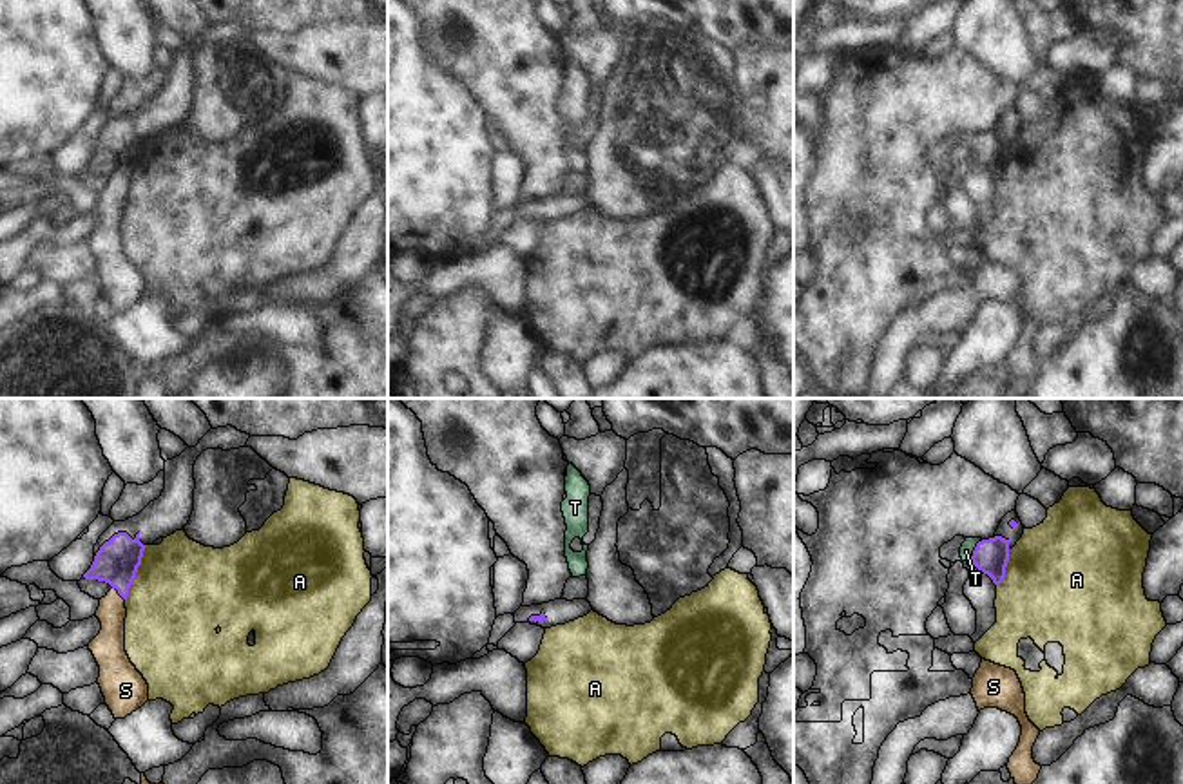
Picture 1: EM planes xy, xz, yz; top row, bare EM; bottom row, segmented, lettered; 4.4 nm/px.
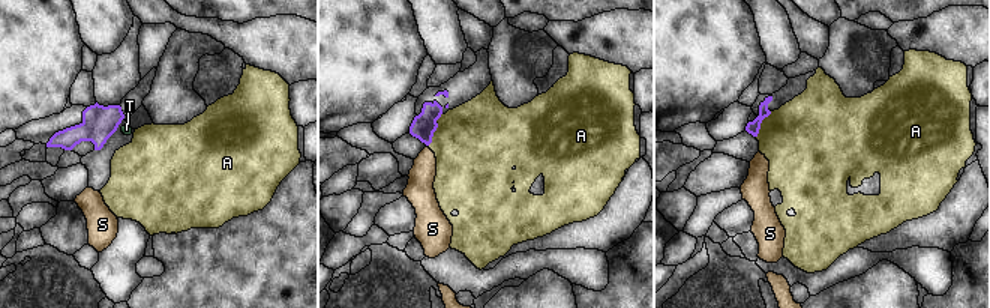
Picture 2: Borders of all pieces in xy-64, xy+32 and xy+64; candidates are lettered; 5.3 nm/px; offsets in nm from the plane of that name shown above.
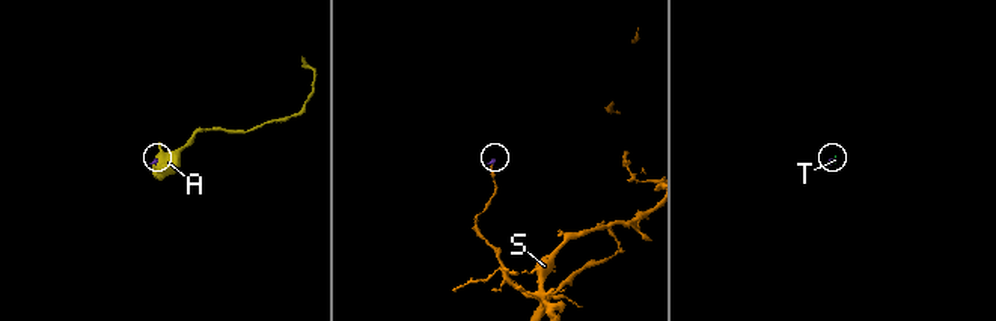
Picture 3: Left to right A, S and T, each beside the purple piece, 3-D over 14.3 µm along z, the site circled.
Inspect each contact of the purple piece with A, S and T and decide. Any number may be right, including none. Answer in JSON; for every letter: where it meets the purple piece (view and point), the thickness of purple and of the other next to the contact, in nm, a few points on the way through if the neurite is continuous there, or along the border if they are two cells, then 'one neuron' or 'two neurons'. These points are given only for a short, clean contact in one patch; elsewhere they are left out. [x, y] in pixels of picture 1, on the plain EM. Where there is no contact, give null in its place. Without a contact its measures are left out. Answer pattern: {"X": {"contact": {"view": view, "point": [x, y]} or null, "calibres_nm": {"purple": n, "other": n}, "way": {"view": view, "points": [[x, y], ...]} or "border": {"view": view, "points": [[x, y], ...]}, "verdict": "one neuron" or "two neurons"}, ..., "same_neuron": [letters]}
{"A": {"contact": {"view": "xy", "point": [136, 165]}, "calibres_nm": {"purple": 200, "other": 440}, "border": {"view": "xy", "points": [[147, 140], [125, 194]]}, "verdict": "two neurons"}, "S": {"contact": {"view": "xy", "point": [118, 187]}, "calibres_nm": {"purple": 200, "other": 150}, "way": {"view": "xy", "points": [[116, 156], [118, 187], [107, 241]]}, "verdict": "one neuron"}, "T": {"contact": {"view": "yz", "point": [975, 143]}, "calibres_nm": {"purple": 160, "other": 60}, "way": {"view": "yz", "points": [[990, 151], [975, 143], [966, 145]]}, "verdict": "one neuron"}, "same_neuron": ["S", "T"]}

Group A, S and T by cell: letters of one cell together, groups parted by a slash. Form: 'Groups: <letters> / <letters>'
Groups: A / S T

